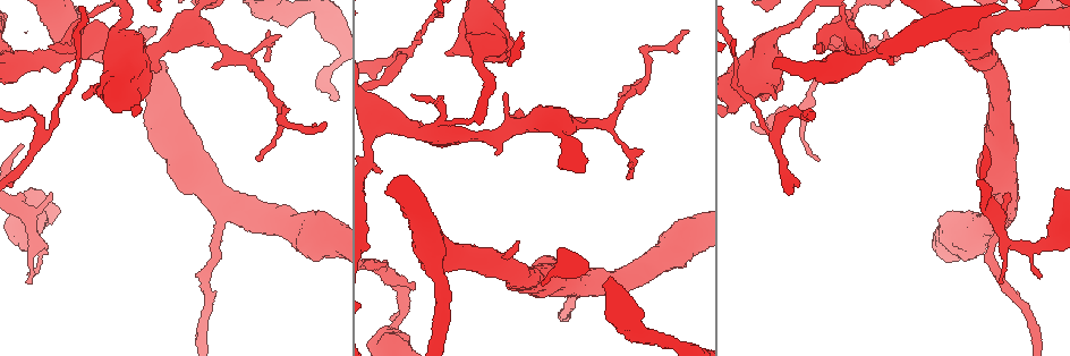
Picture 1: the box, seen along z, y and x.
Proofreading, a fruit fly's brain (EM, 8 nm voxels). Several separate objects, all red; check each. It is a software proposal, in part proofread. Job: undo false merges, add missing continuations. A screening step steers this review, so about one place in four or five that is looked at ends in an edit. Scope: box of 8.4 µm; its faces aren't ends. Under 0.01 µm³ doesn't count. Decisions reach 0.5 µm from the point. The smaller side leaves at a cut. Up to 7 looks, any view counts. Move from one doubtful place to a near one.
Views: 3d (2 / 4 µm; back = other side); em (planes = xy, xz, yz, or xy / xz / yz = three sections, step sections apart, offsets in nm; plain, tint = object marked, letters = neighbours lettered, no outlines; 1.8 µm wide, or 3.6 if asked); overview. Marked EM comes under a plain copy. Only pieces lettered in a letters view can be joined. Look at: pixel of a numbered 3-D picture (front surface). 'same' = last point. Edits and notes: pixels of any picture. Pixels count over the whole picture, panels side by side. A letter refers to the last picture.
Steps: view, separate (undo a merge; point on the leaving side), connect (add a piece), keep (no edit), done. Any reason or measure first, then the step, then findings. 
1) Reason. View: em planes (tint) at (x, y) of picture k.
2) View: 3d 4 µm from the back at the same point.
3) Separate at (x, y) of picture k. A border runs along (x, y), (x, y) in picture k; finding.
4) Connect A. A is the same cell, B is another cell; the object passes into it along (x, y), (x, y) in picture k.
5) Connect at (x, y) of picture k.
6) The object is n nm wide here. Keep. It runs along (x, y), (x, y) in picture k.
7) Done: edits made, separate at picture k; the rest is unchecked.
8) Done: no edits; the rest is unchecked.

Sudden change in width. View: 3d 2 µm at (610, 126) of picture 1.

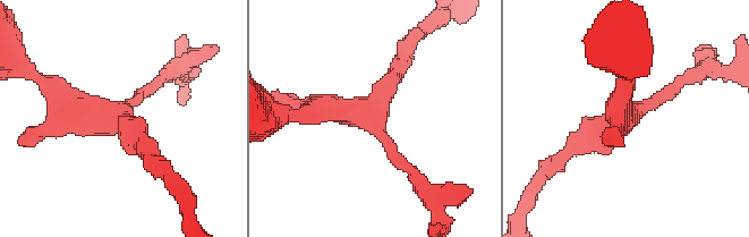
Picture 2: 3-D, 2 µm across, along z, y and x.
Now the EM. View: em xz step 8 (tint) at (623, 114) of picture 2.

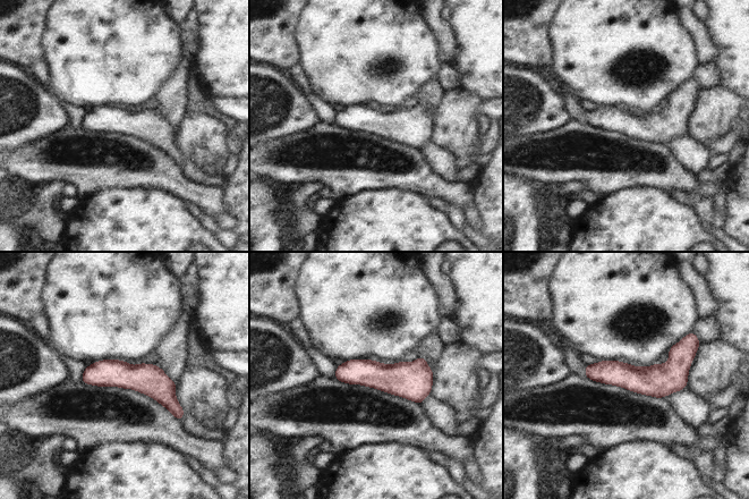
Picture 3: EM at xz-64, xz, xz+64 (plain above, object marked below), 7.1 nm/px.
Another direction. View: em planes (letters) at the same point.

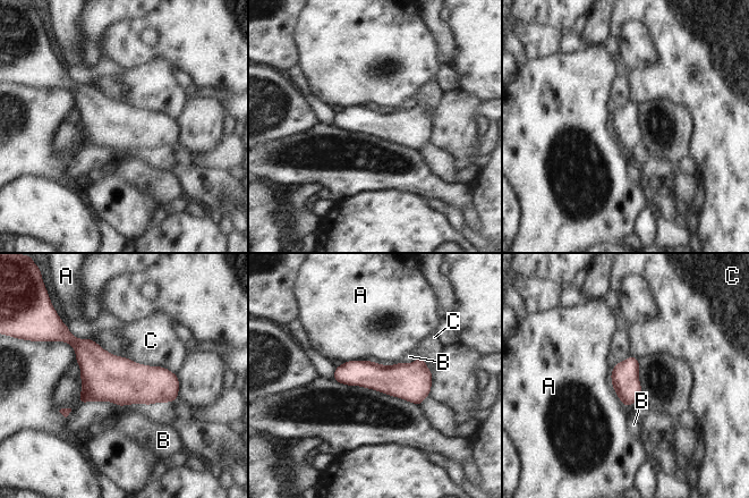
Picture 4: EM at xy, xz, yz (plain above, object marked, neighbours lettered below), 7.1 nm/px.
The object is 200 nm wide here. Keep. A, B and C are other cells; a border runs along (399, 361), (343, 363) in picture 4; one cell here.

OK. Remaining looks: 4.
An open end. View: 3d 4 µm at (1037, 277) of picture 1.

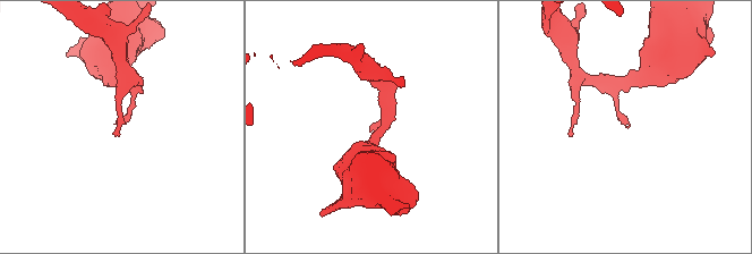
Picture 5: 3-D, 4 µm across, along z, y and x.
Now the EM. View: em xz step 8 (tint) at (369, 130) of picture 5.

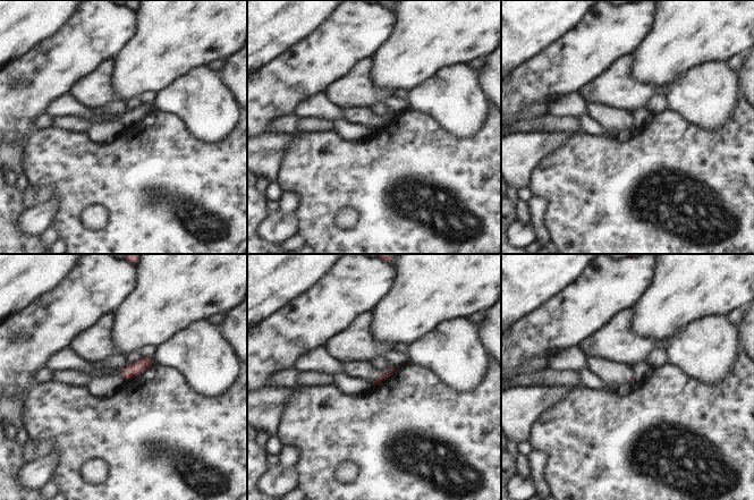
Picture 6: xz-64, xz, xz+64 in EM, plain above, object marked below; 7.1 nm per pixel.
Another direction. View: em planes (letters) at the same point.

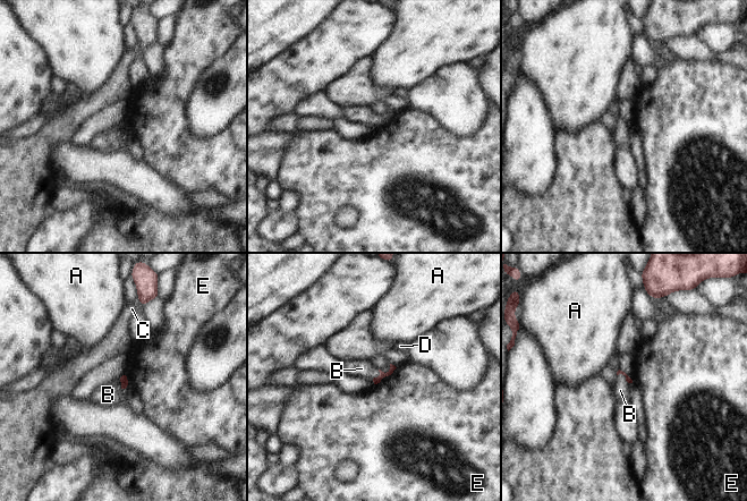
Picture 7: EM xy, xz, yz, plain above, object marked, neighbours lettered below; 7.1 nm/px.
Connect at (362, 368) of picture 7. B is the same cell, A, C, D and E are other cells; it goes on there.

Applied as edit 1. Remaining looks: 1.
Done: edits made, connect at picture 7; the rest is unchecked.

